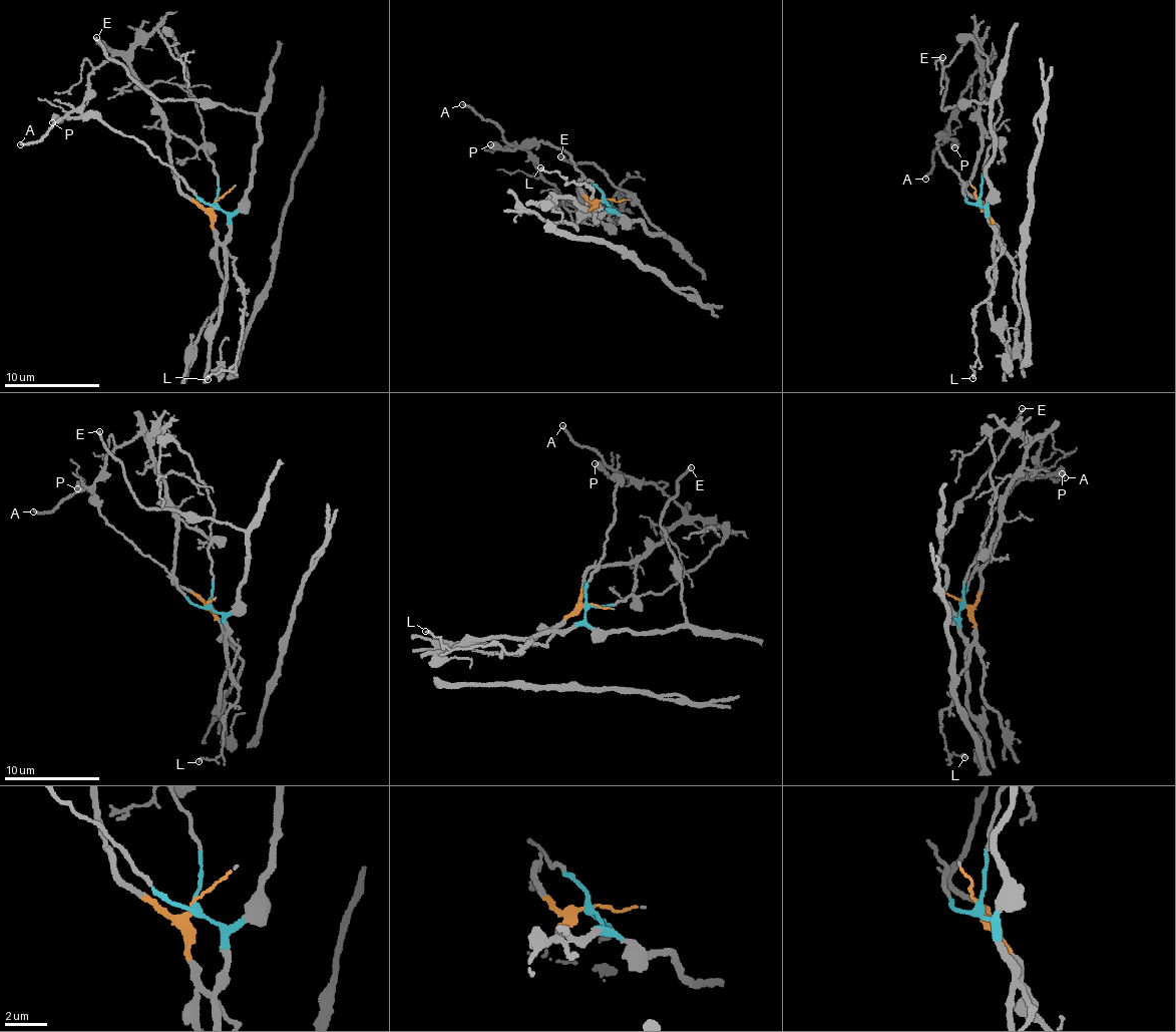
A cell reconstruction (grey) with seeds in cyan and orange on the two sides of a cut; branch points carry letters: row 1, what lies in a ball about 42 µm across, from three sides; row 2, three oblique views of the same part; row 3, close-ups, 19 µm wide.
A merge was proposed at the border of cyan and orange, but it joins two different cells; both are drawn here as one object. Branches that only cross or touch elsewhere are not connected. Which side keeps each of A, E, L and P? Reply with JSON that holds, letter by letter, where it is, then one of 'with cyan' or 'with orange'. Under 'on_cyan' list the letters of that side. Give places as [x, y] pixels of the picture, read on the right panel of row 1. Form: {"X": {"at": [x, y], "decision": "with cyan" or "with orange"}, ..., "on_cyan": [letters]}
{"A": {"at": [925, 179], "decision": "with orange"}, "E": {"at": [942, 57], "decision": "with cyan"}, "L": {"at": [972, 378], "decision": "with orange"}, "P": {"at": [954, 147], "decision": "with cyan"}, "on_cyan": ["E", "P"]}

